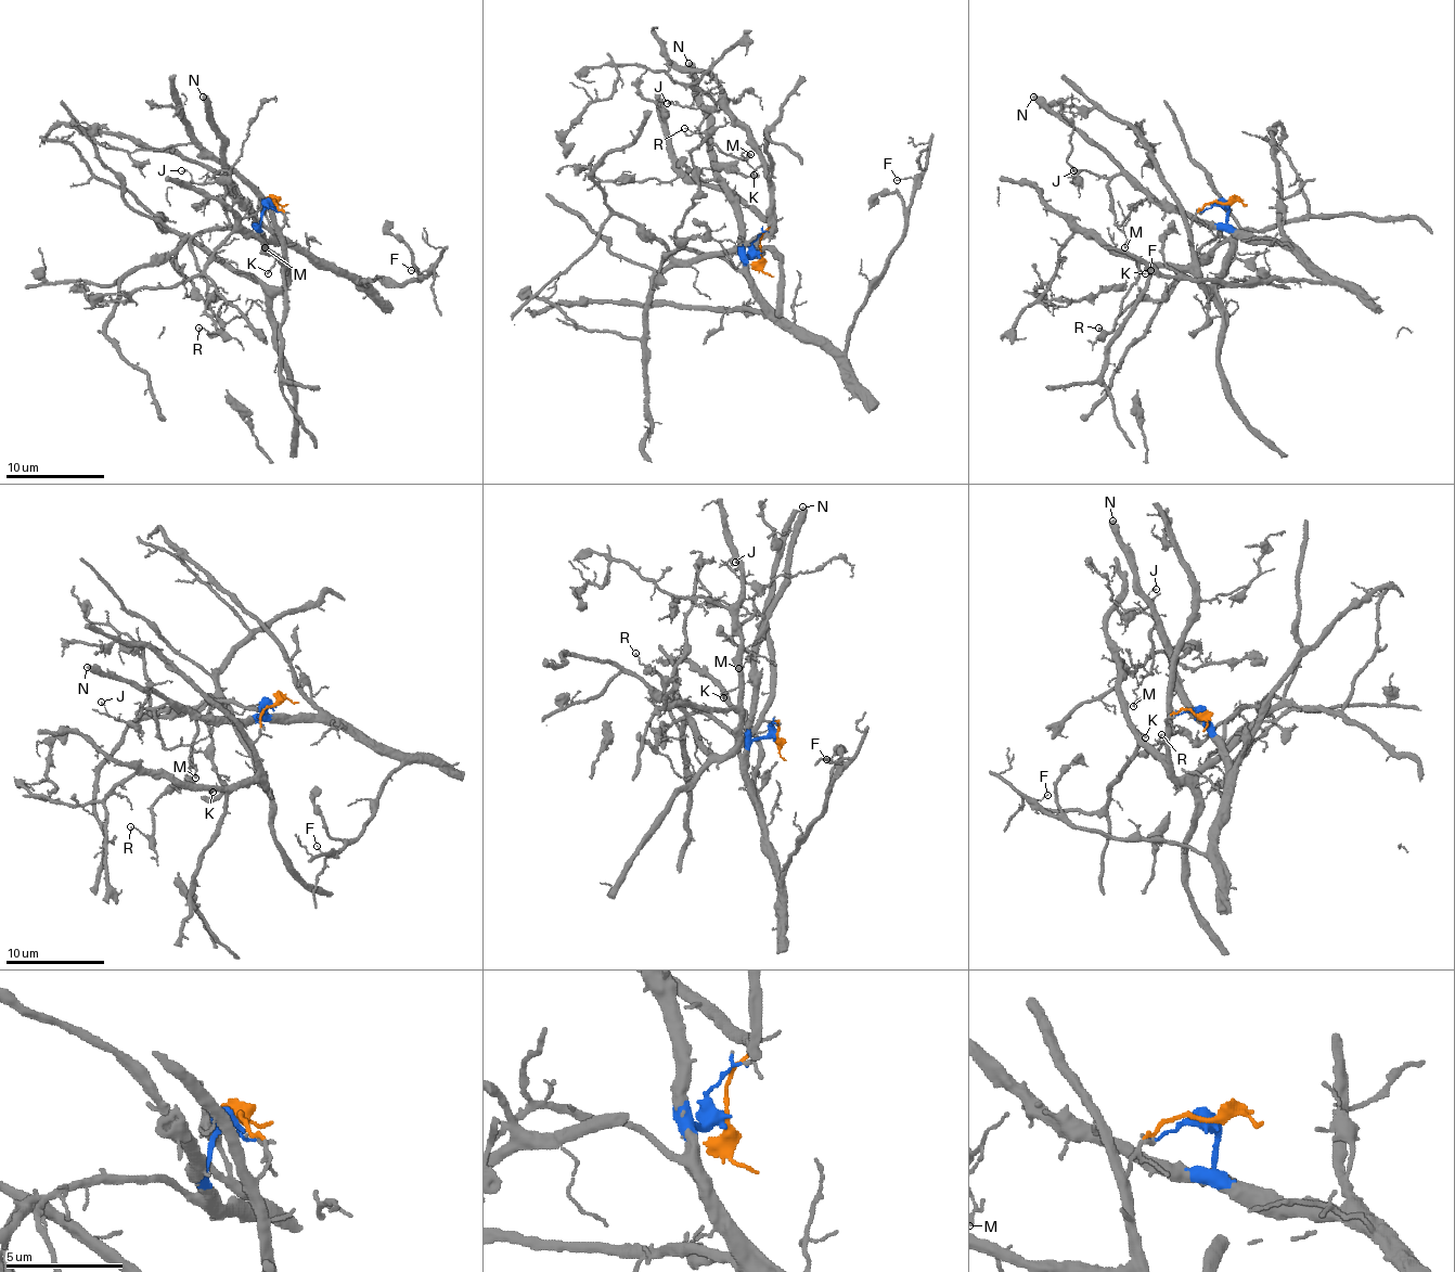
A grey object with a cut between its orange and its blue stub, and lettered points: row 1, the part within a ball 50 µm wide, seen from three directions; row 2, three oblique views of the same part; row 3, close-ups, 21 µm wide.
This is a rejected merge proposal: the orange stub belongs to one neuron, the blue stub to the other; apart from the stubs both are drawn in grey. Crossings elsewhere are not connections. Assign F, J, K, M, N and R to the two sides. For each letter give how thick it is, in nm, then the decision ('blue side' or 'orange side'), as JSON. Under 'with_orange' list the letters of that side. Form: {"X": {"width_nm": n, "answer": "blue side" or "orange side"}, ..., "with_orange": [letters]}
{"F": {"width_nm": 100, "answer": "blue side"}, "J": {"width_nm": 100, "answer": "blue side"}, "K": {"width_nm": 120, "answer": "orange side"}, "M": {"width_nm": 100, "answer": "blue side"}, "N": {"width_nm": 480, "answer": "blue side"}, "R": {"width_nm": 90, "answer": "blue side"}, "with_orange": ["K"]}

